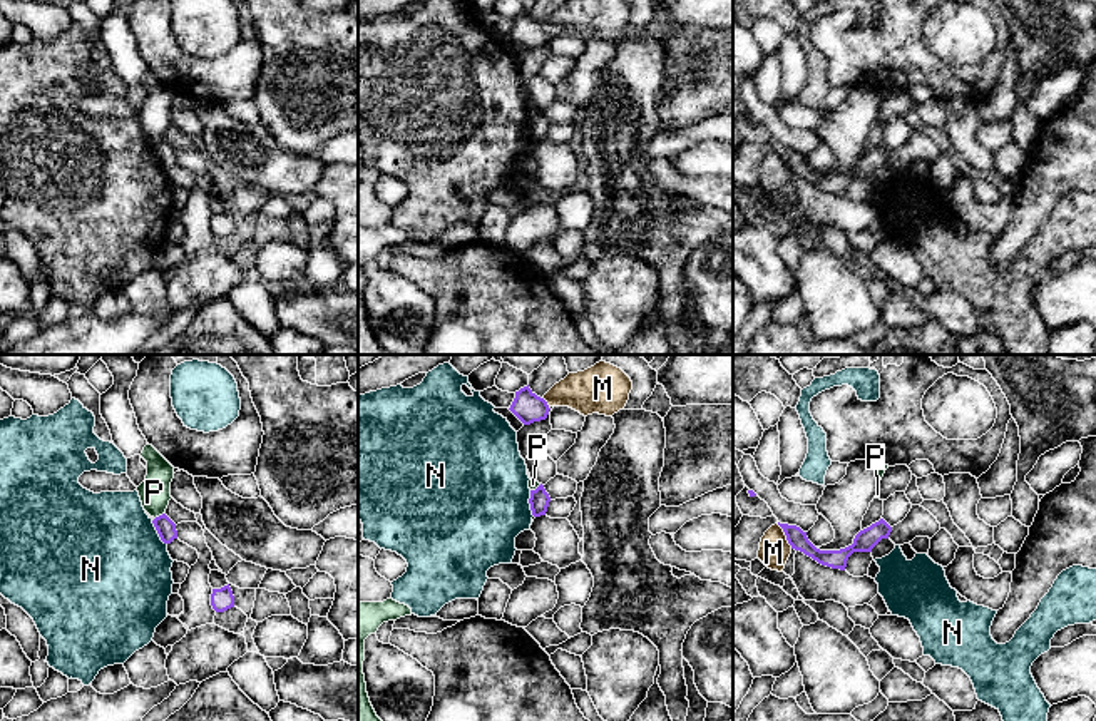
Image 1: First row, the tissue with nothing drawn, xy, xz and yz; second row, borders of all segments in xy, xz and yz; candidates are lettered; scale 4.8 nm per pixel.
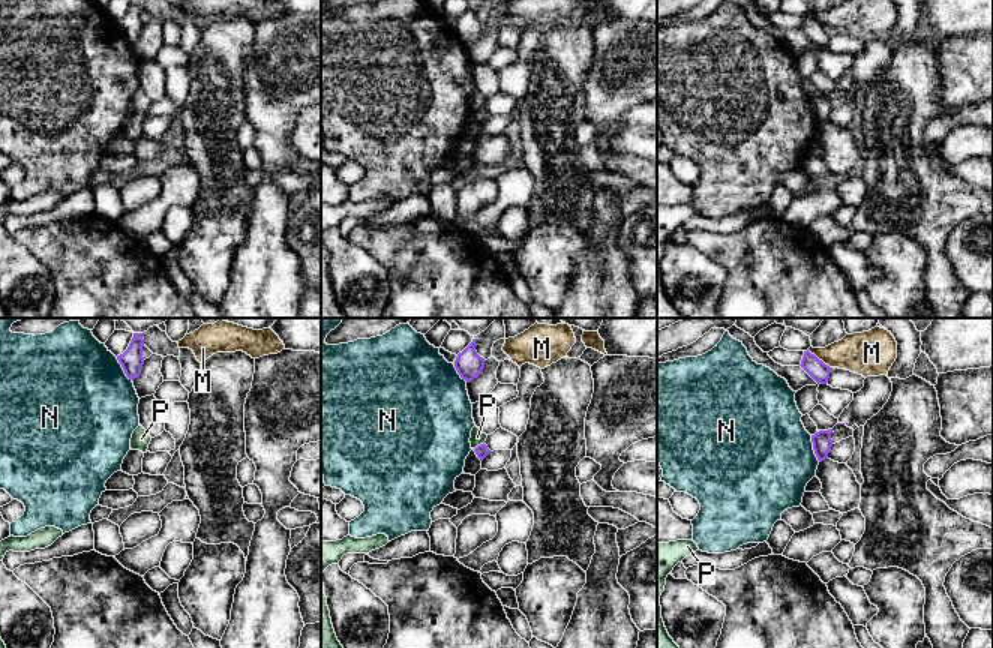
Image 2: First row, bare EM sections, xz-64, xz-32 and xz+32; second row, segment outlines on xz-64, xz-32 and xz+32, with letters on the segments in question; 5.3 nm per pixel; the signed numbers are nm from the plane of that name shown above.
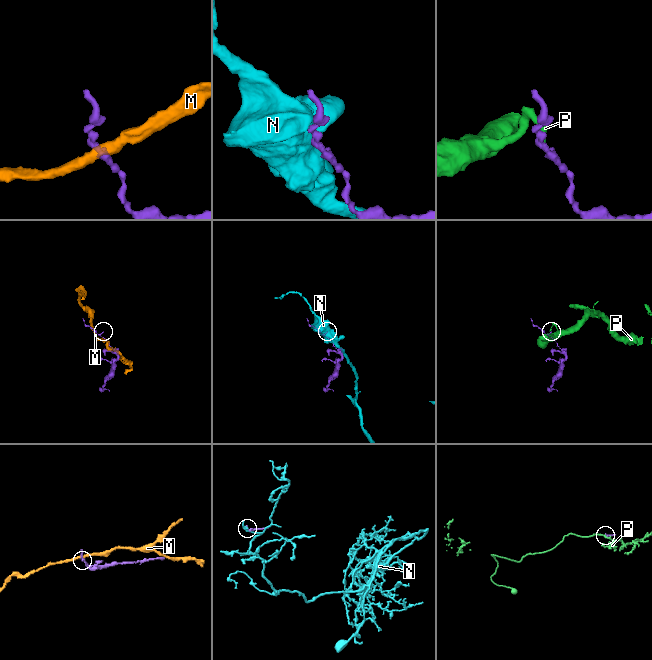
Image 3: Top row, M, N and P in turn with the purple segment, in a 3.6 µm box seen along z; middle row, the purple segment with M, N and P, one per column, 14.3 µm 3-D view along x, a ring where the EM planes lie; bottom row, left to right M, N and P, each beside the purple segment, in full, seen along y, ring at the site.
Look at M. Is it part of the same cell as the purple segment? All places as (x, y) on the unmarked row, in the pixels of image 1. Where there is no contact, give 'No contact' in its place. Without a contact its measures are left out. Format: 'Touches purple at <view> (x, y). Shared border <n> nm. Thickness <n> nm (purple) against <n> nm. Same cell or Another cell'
Touches purple at yz (785, 159). Shared border 140 nm. Thickness 90 nm (purple) against 150 nm. Another cell

